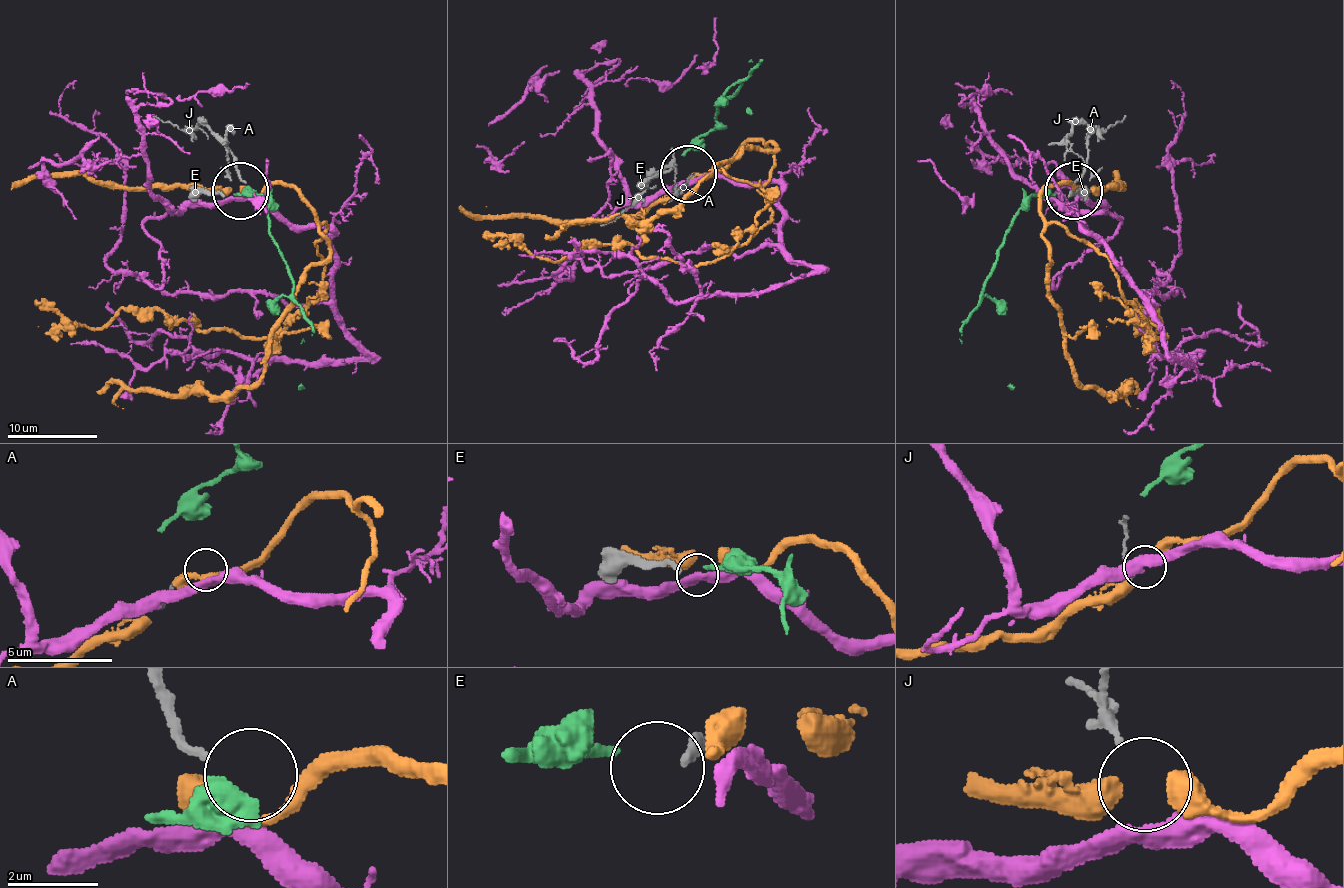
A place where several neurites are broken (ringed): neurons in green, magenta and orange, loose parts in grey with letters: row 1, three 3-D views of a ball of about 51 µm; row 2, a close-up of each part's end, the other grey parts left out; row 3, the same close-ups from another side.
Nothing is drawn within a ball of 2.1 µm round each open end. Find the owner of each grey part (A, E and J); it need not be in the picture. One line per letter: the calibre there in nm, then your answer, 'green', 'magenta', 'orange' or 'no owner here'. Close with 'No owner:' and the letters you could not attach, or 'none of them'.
A: 170 nm thick; no owner here
E: 240 nm thick; green
J: 160 nm thick; magenta
No owner: A

